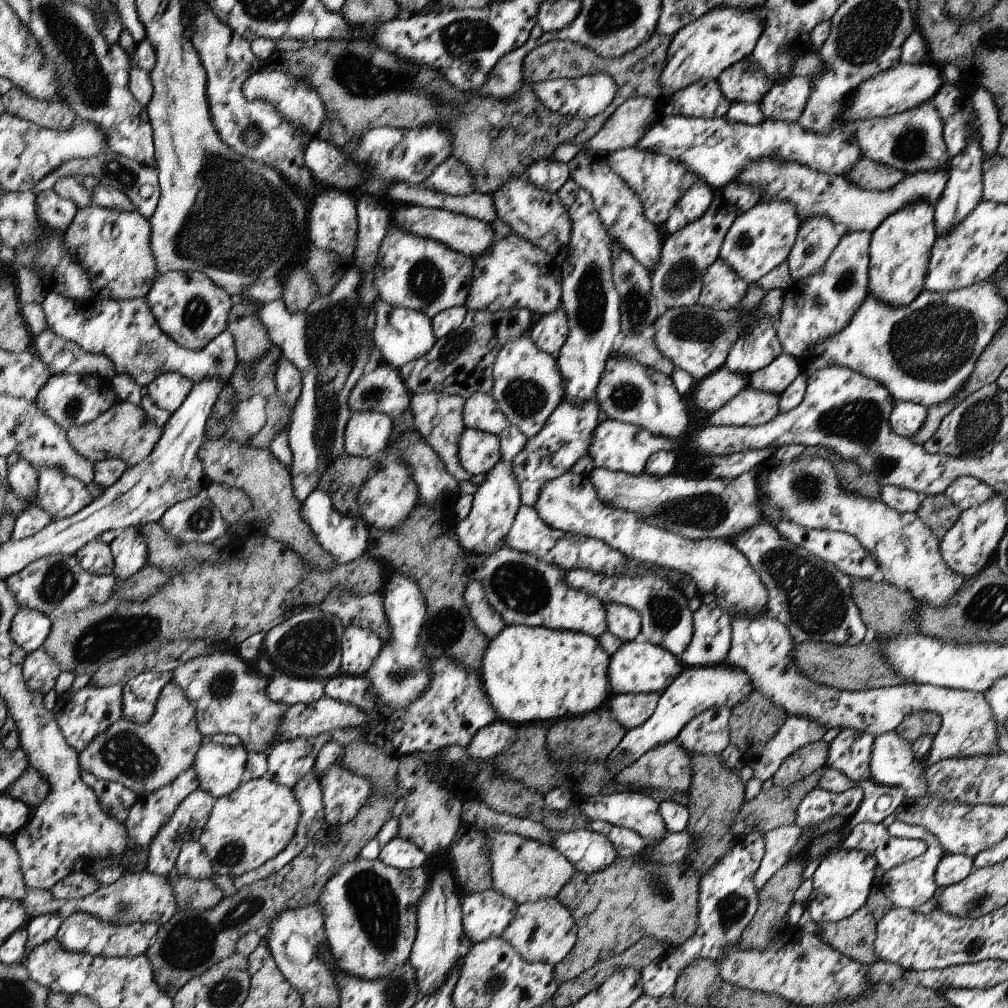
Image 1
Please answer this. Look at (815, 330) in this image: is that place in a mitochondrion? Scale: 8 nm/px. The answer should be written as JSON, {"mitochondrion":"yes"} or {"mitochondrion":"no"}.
{"mitochondrion":"no"}

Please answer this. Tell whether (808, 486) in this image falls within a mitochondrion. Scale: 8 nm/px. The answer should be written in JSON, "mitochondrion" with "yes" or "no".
{"mitochondrion":"yes"}

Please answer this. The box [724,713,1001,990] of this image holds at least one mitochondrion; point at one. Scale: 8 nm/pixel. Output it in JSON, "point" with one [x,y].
{"point":[975,902]}

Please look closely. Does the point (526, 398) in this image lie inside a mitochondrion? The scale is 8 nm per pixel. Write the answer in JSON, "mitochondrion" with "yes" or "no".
{"mitochondrion":"yes"}

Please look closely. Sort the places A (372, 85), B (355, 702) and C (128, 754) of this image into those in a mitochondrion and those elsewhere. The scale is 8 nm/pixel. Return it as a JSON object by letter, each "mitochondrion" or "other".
{"A":"mitochondrion","B":"other","C":"mitochondrion"}

